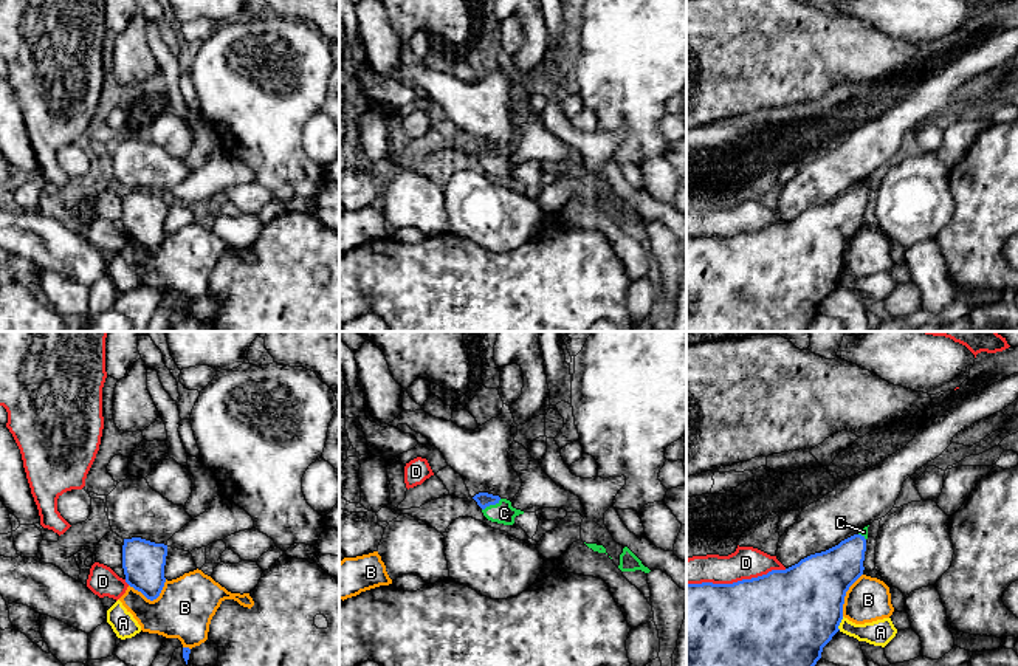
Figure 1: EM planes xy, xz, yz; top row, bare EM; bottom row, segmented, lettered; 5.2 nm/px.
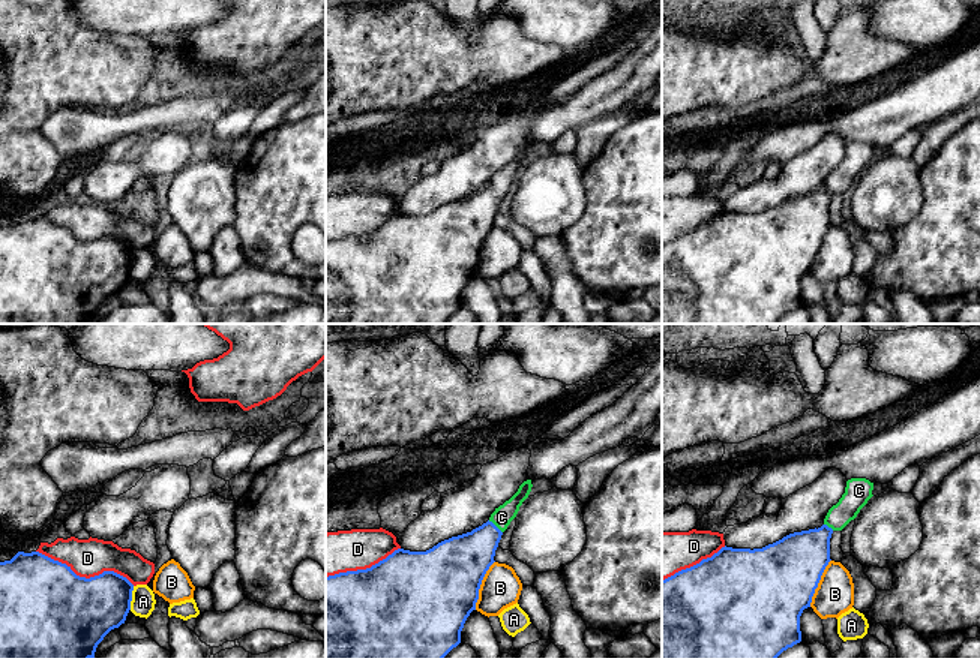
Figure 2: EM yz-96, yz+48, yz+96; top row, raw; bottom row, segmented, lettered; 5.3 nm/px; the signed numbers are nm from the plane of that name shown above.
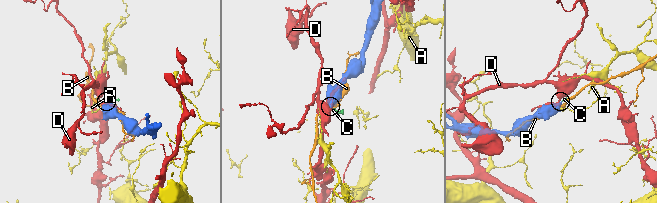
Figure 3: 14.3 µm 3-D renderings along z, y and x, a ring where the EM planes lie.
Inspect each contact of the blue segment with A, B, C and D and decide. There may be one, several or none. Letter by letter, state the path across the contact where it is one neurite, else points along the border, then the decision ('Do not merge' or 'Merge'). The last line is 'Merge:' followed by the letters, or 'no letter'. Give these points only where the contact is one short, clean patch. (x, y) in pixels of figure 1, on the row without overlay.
A: Boundary: yz (843, 270), (839, 282). Do not merge
B: Do not merge
C: Path across: xz (484, 152), (491, 157), (504, 166). Merge
D: Do not merge
Merge: C

